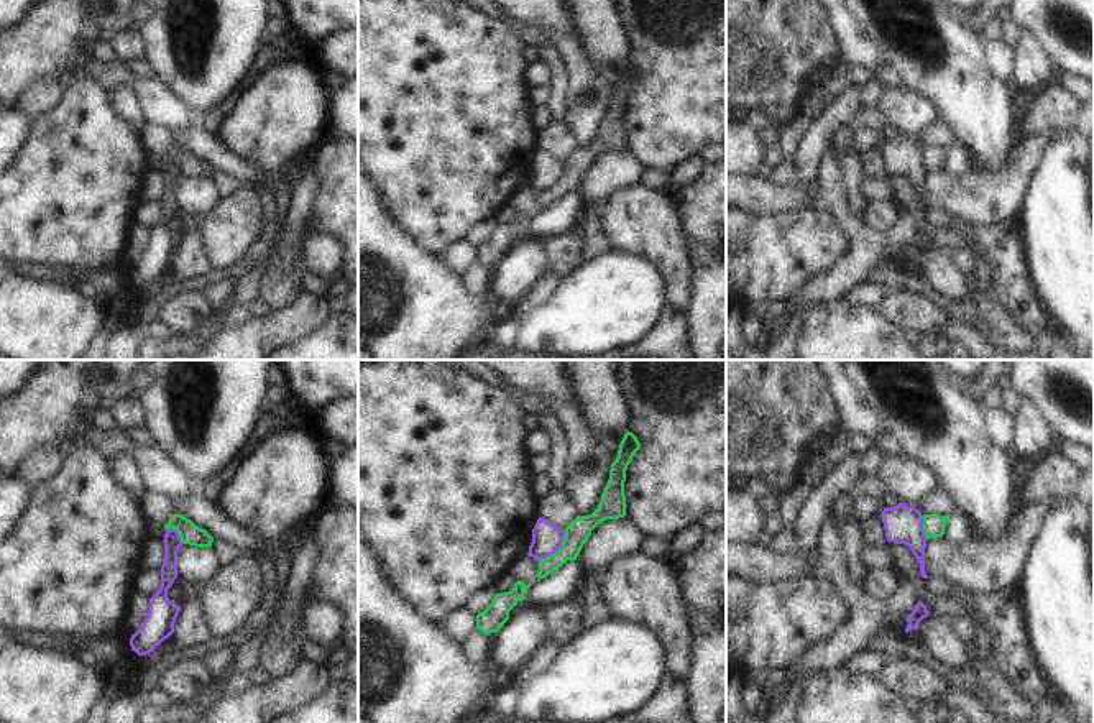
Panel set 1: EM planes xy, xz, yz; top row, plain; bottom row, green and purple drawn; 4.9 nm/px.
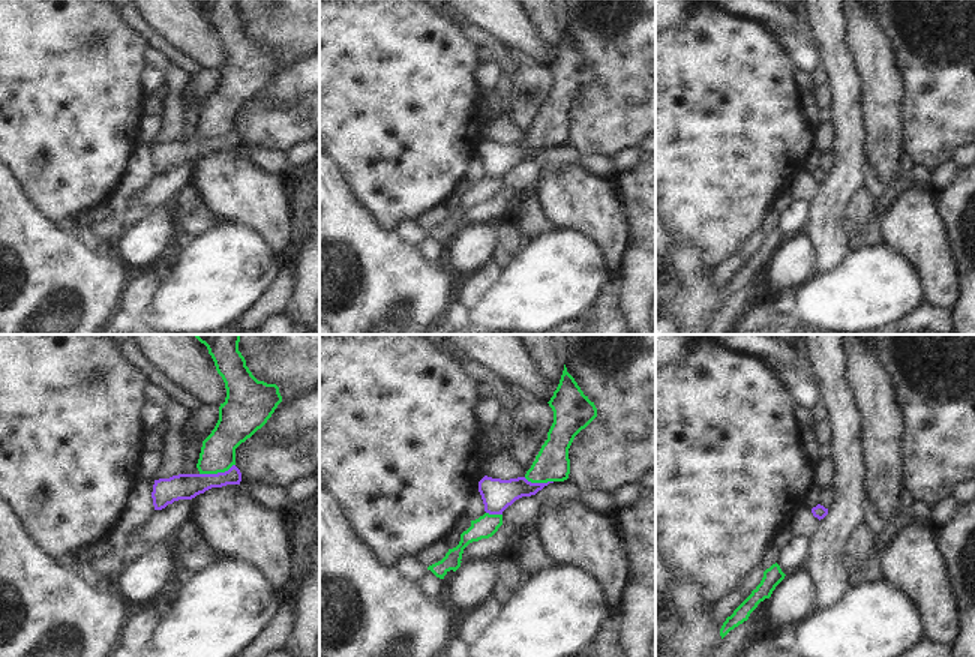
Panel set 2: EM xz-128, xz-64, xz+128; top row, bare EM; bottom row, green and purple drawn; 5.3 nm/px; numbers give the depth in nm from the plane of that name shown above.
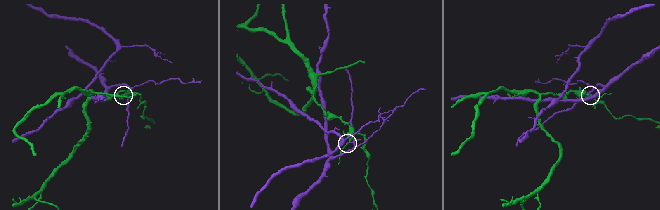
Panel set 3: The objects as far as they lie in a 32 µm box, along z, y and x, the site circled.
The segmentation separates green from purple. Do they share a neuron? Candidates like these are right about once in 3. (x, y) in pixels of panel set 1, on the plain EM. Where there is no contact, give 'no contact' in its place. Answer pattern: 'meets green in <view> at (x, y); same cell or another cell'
meets green in xz at (559, 181); another cell

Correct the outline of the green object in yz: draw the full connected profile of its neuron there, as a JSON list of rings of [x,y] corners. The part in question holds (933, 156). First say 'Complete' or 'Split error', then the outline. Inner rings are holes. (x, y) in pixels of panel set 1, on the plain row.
Complete. [[[923,146],[922,150],[926,173],[931,169],[943,169],[949,148]]]

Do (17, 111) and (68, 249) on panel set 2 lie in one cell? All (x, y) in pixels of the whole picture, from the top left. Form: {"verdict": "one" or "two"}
{"verdict": "two"}

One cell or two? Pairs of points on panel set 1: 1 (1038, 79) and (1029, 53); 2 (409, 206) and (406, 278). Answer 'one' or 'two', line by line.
1: one
2: two

